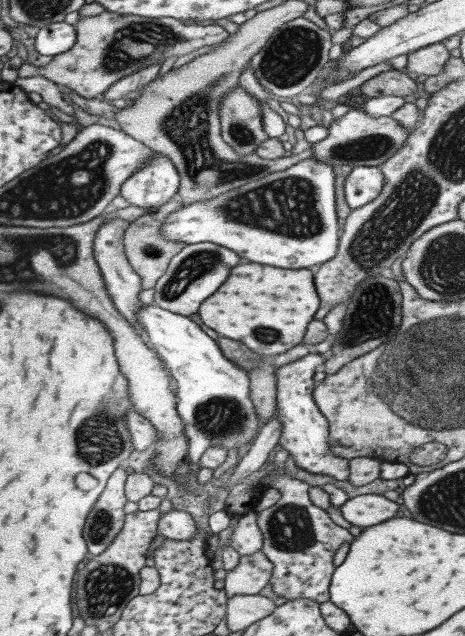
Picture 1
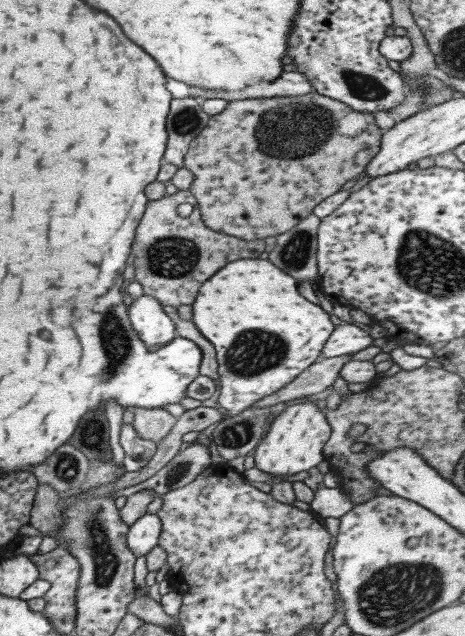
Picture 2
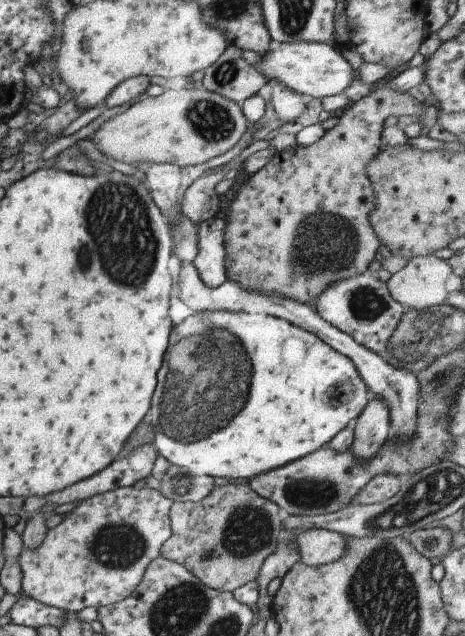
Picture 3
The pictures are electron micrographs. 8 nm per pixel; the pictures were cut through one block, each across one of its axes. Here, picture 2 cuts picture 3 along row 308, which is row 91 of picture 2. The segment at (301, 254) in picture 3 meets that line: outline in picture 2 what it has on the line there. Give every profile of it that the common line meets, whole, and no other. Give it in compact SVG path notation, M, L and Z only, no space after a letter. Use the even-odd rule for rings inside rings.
M315 91L303 96L283 96L274 98L249 98L244 100L229 101L227 107L217 115L209 116L206 125L199 134L190 142L184 154L182 166L192 174L189 192L195 197L200 217L203 224L215 232L228 234L245 241L264 239L267 236L276 237L293 228L299 221L312 213L313 207L335 194L341 186L364 170L366 164L374 154L378 153L381 132L375 125L373 116L367 112L357 112L349 109L343 103L326 98Z

